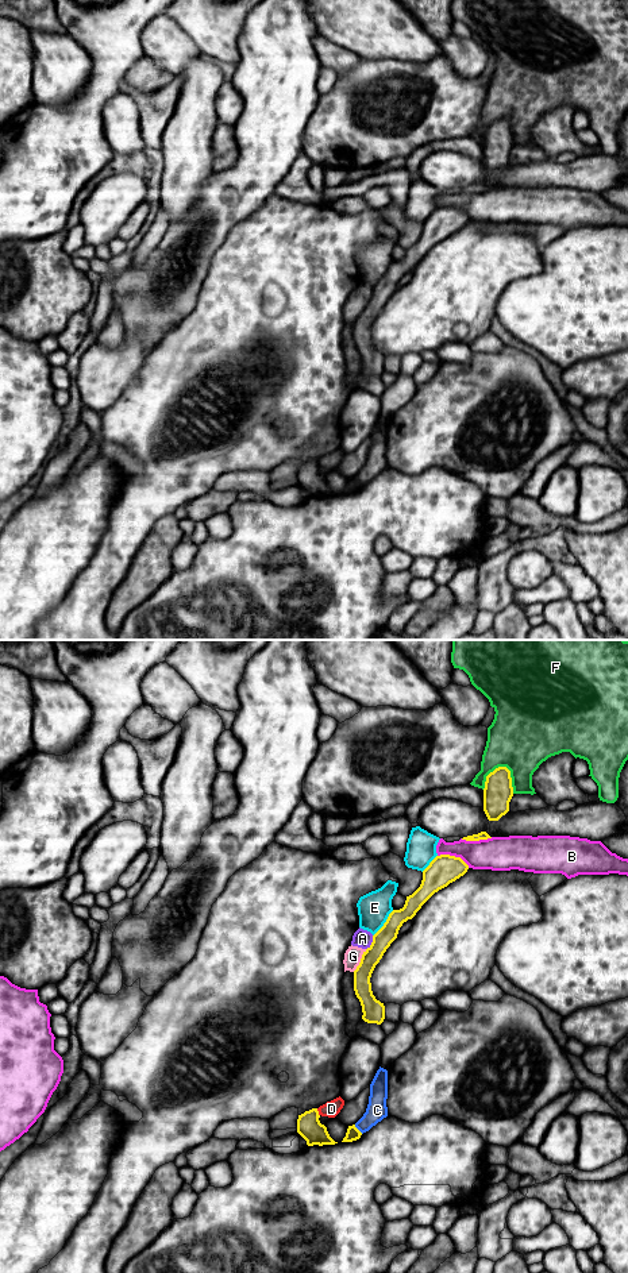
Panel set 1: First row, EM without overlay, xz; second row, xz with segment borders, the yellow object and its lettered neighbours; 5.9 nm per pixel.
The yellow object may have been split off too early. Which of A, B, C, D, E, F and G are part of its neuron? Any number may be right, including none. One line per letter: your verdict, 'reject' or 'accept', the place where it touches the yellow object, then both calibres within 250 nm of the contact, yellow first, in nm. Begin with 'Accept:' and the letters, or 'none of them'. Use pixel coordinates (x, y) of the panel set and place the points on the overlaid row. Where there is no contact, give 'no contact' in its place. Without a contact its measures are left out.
Accept: none of them
A: reject; meets yellow in xz at (372, 942); 110 nm thick on the yellow side, 110 nm on the other
B: reject; meets yellow in xz at (454, 856); 180 nm thick on the yellow side, 200 nm on the other
C: reject; meets yellow in xz at (357, 1129); 80 nm thick on the yellow side, 120 nm on the other
D: reject; meets yellow in xz at (318, 1113); 140 nm thick on the yellow side, 100 nm on the other
E: reject; meets yellow in xz at (384, 924); 110 nm thick on the yellow side, 190 nm on the other
F: reject; meets yellow in xz at (493, 771); 170 nm thick on the yellow side, 380 nm on the other
G: reject; meets yellow in xz at (361, 960); 110 nm thick on the yellow side, 100 nm on the other

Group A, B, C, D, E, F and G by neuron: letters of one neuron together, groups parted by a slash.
A G / B / C / D / E / F

